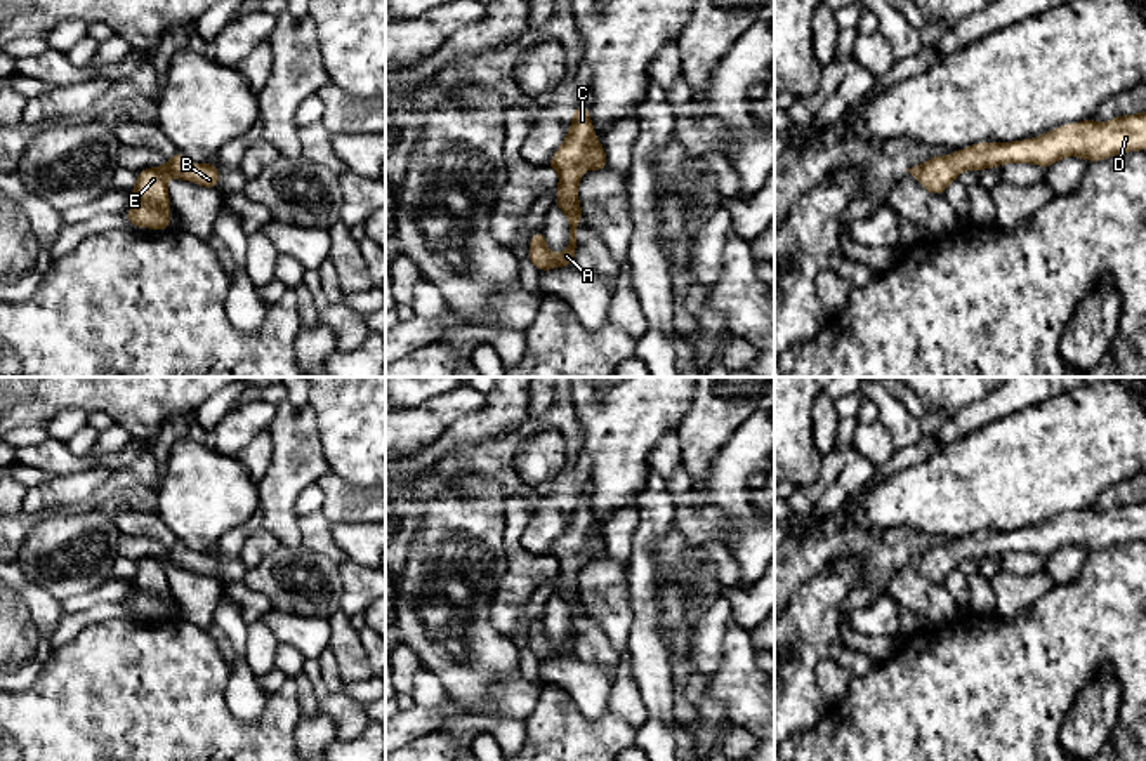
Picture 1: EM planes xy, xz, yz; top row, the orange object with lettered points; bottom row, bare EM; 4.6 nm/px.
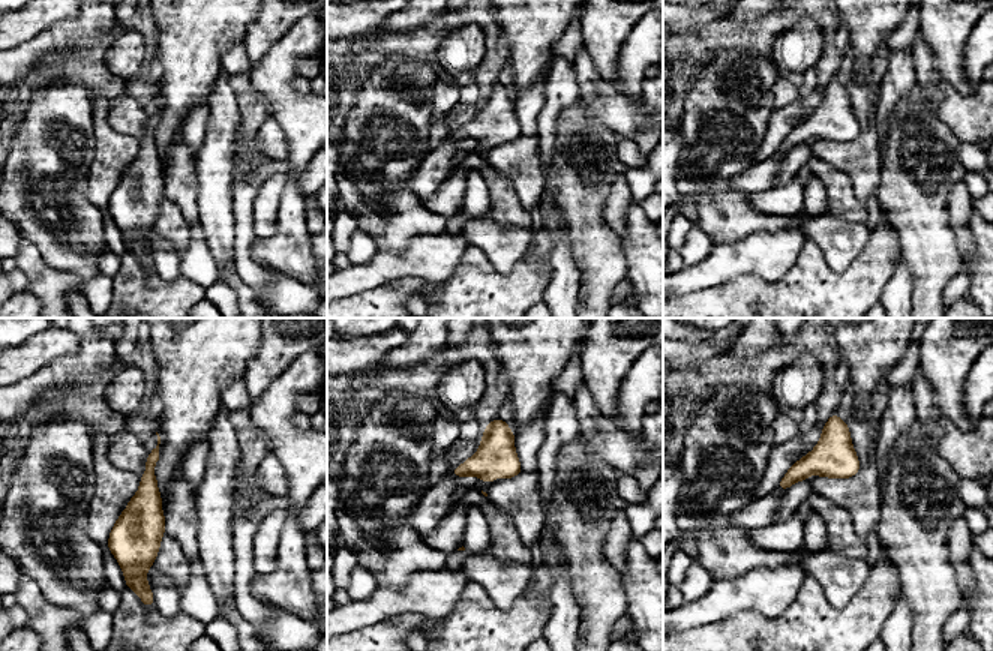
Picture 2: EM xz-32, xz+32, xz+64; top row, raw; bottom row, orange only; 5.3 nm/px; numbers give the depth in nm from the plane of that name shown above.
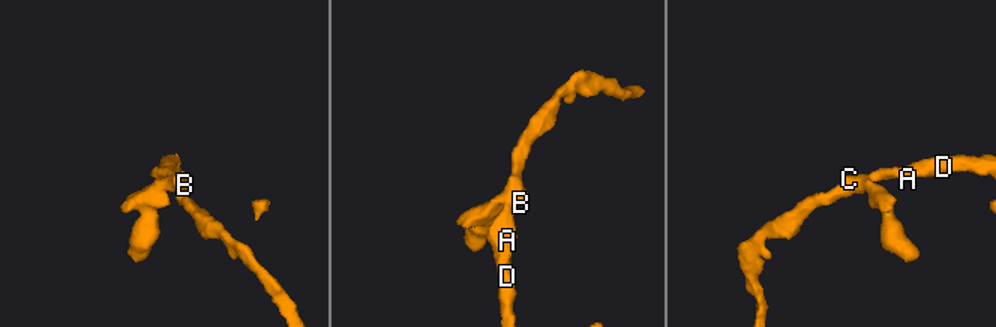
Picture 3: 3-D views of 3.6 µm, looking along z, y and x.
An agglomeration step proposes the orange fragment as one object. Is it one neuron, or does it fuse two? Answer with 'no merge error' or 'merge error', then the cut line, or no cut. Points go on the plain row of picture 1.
no merge error | no cut

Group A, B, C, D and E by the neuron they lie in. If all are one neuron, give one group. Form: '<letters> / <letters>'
A B C D E

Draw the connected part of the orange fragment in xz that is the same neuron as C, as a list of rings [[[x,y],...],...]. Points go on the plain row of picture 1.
[[[580,493],[571,500],[571,518],[545,558],[559,561],[557,589],[554,594],[568,606],[570,631],[568,638],[556,645],[545,632],[543,619],[531,624],[528,648],[540,658],[540,662],[552,657],[571,655],[575,652],[576,619],[583,605],[578,591],[578,572],[583,566],[582,559],[606,558],[604,535],[596,528],[587,495]]]

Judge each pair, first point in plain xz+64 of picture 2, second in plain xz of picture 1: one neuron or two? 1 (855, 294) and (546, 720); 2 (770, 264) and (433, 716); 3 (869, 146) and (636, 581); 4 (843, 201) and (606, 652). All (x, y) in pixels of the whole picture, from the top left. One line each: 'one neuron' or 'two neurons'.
1: one neuron
2: one neuron
3: two neurons
4: one neuron

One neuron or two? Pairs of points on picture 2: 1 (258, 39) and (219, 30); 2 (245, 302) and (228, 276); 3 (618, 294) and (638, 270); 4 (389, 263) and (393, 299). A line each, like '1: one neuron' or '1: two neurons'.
1: two neurons
2: one neuron
3: two neurons
4: two neurons

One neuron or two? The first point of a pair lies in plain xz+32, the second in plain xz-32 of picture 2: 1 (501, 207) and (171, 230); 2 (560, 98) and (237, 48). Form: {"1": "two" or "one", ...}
{"1": "one", "2": "two"}

